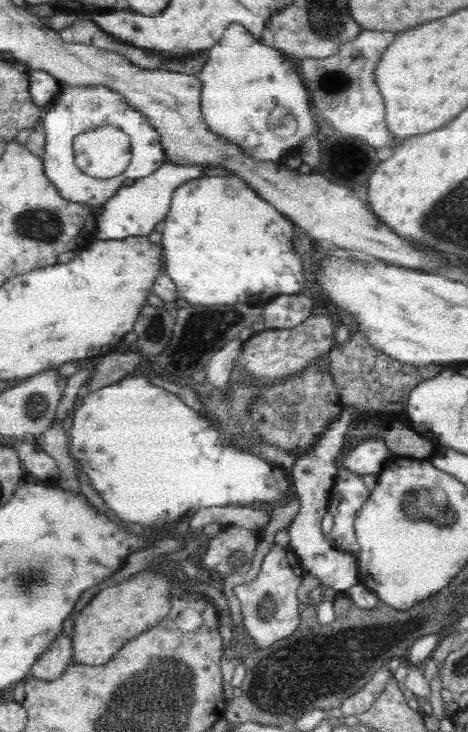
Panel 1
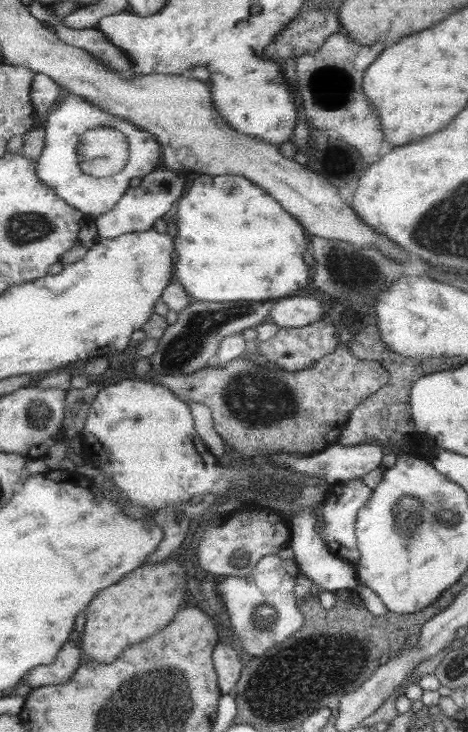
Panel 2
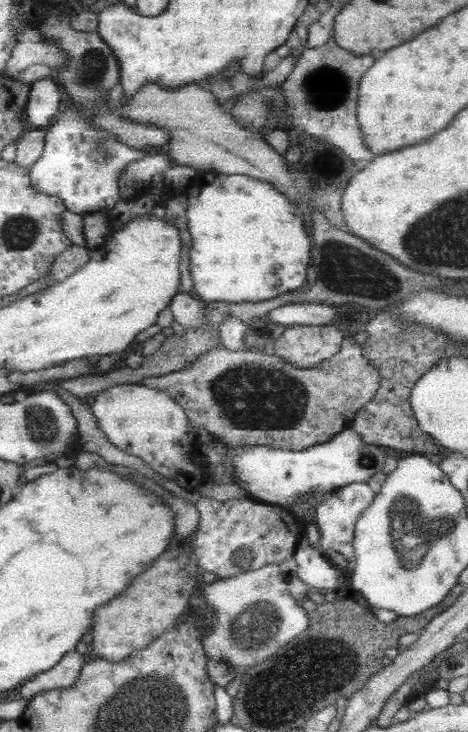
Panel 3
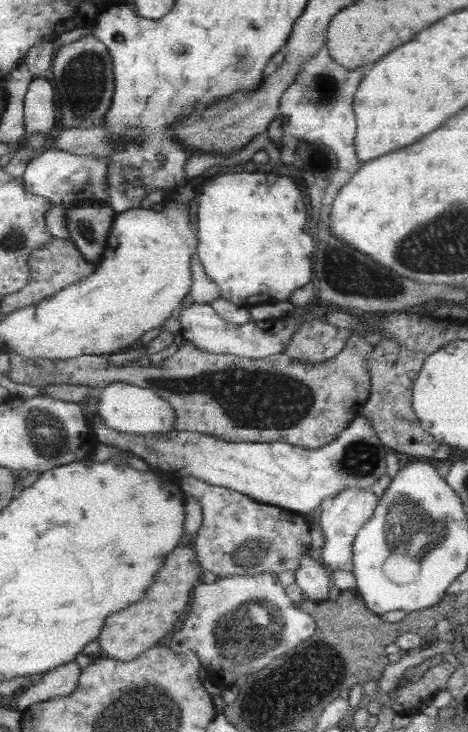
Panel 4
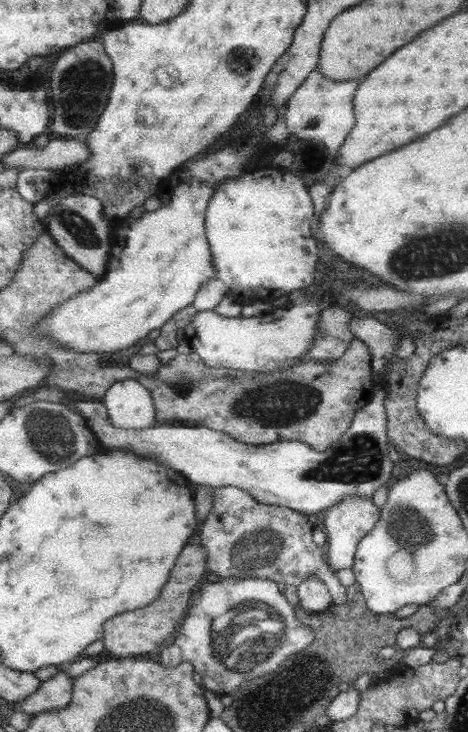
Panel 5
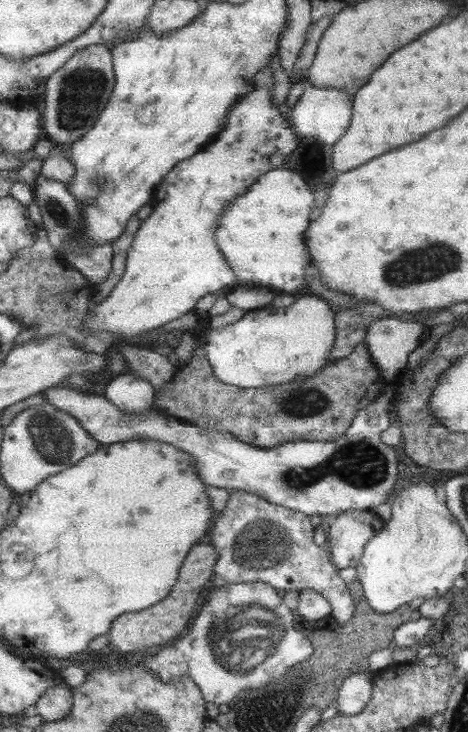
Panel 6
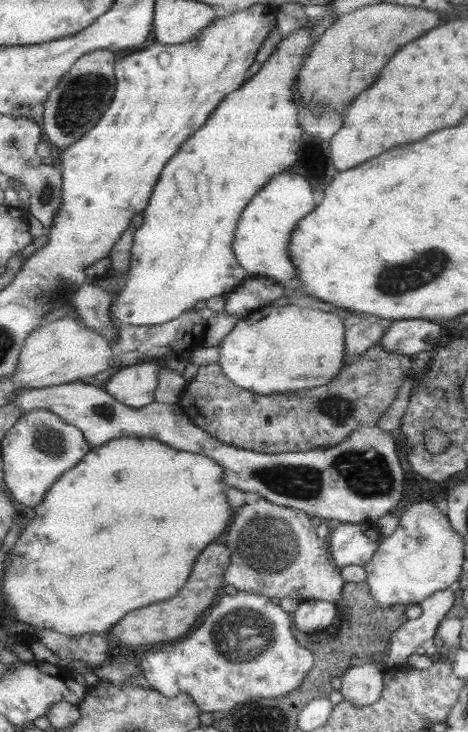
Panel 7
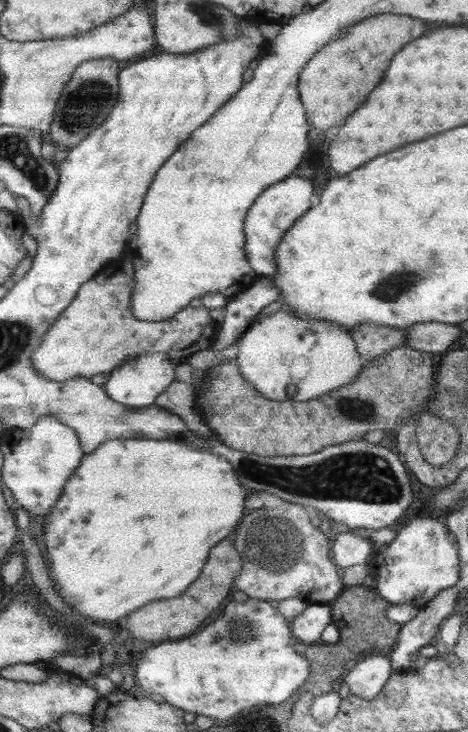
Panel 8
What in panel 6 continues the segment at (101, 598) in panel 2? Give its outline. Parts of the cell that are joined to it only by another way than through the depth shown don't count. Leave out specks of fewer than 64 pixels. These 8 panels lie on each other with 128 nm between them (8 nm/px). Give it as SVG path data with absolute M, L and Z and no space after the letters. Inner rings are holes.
M196 544L188 552L188 556L178 572L174 590L170 590L168 598L164 598L162 602L158 602L154 606L145 608L138 614L118 616L116 620L112 621L112 626L107 634L109 643L120 652L139 652L142 649L150 648L150 646L167 646L179 638L195 616L206 593L213 587L212 579L214 578L216 559L218 559L218 552L212 548L212 545Z

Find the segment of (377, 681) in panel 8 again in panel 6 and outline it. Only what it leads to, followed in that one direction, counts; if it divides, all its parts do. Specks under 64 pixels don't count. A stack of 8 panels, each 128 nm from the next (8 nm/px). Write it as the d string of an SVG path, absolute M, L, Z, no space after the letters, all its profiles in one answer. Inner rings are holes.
M356 672L345 679L336 695L338 713L352 716L358 714L372 697L372 673Z

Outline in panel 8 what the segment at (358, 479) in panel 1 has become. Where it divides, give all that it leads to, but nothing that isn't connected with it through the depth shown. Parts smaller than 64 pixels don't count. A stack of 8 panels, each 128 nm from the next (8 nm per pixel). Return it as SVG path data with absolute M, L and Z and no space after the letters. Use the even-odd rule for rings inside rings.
M351 531L332 536L332 560L341 570L356 564L368 564L374 548L368 539Z

